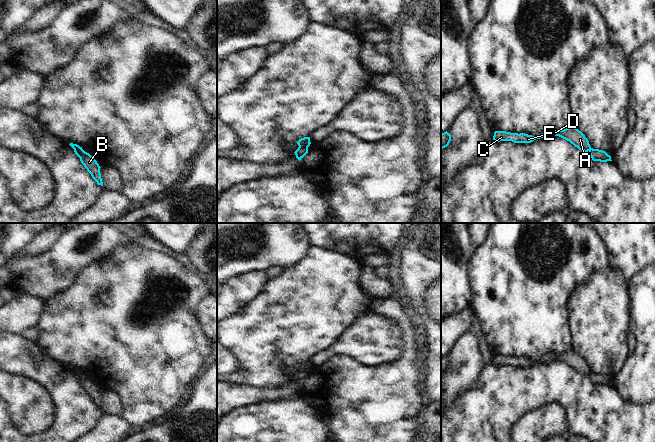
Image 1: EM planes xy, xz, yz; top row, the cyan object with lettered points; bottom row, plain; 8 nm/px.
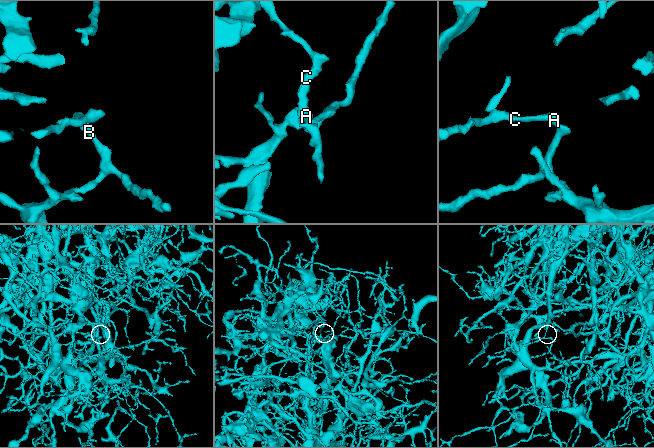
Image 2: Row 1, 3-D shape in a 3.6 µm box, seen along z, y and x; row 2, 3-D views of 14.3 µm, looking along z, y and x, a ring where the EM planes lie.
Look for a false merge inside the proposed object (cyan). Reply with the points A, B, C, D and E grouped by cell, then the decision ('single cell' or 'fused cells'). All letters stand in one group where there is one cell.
A C D E / B; fused cells

